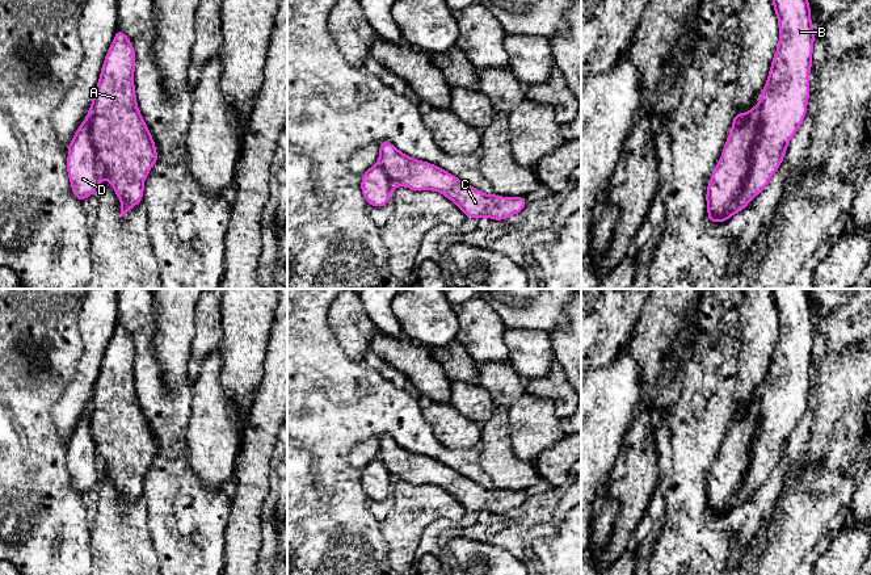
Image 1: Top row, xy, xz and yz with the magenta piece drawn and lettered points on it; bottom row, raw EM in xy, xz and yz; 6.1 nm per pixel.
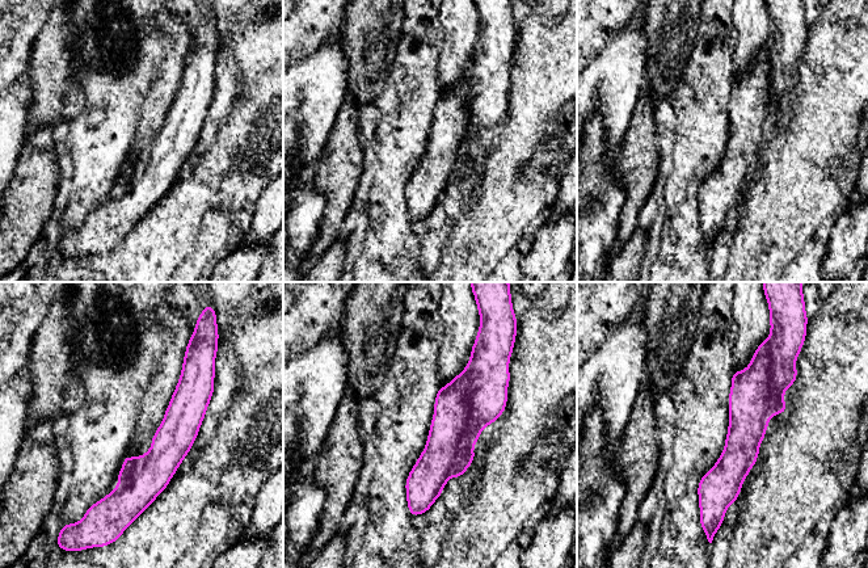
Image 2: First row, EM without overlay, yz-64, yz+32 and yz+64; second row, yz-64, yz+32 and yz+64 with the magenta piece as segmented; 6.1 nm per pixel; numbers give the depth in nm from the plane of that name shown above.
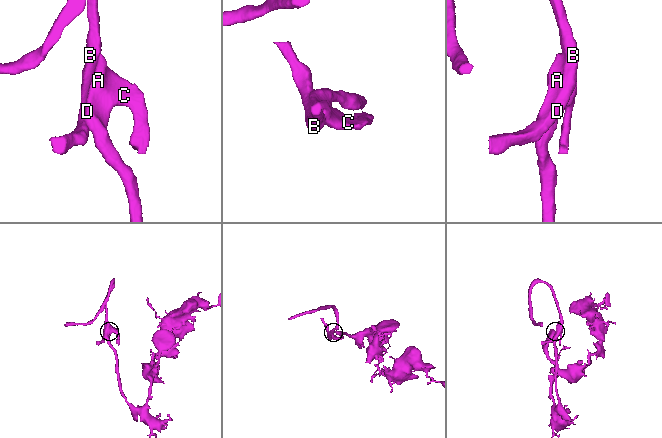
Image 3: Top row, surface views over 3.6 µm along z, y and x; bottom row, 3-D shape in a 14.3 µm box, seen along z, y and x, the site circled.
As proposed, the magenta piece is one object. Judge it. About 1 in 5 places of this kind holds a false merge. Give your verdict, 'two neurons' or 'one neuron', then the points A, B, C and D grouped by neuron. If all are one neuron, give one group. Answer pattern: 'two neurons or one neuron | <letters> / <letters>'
two neurons | A C / B D

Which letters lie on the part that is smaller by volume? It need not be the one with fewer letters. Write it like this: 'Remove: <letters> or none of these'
Remove: B, D

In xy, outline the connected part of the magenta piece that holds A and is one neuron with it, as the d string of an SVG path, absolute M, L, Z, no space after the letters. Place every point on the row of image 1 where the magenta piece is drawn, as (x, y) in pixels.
M118 28L101 68L88 122L101 179L113 185L122 202L122 217L143 200L144 180L159 160L138 108L134 71L135 49Z

